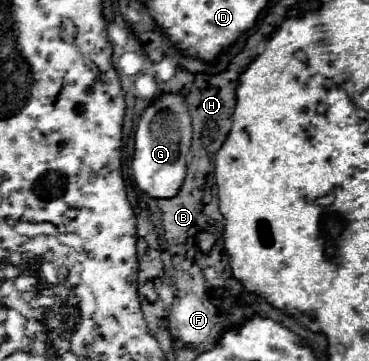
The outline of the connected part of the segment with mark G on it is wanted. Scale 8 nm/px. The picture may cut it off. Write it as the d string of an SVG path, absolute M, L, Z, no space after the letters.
M162 95L140 117L136 127L136 153L132 161L134 181L140 191L154 199L172 199L186 179L186 155L192 141L192 123L182 95Z

